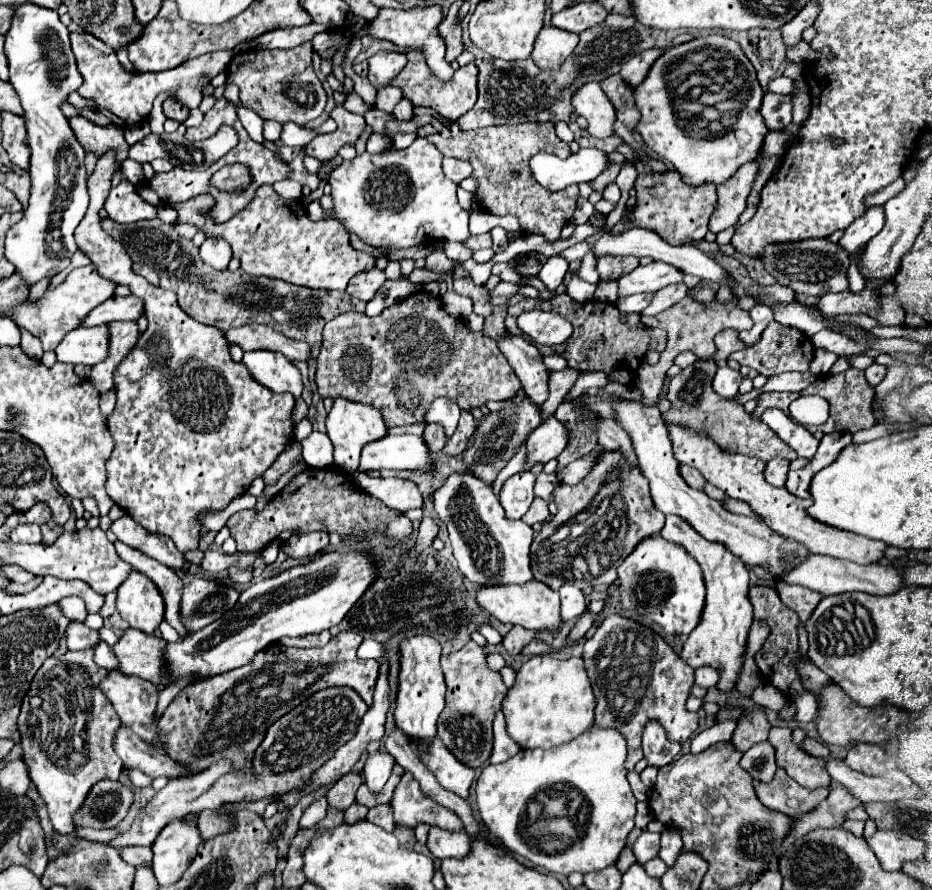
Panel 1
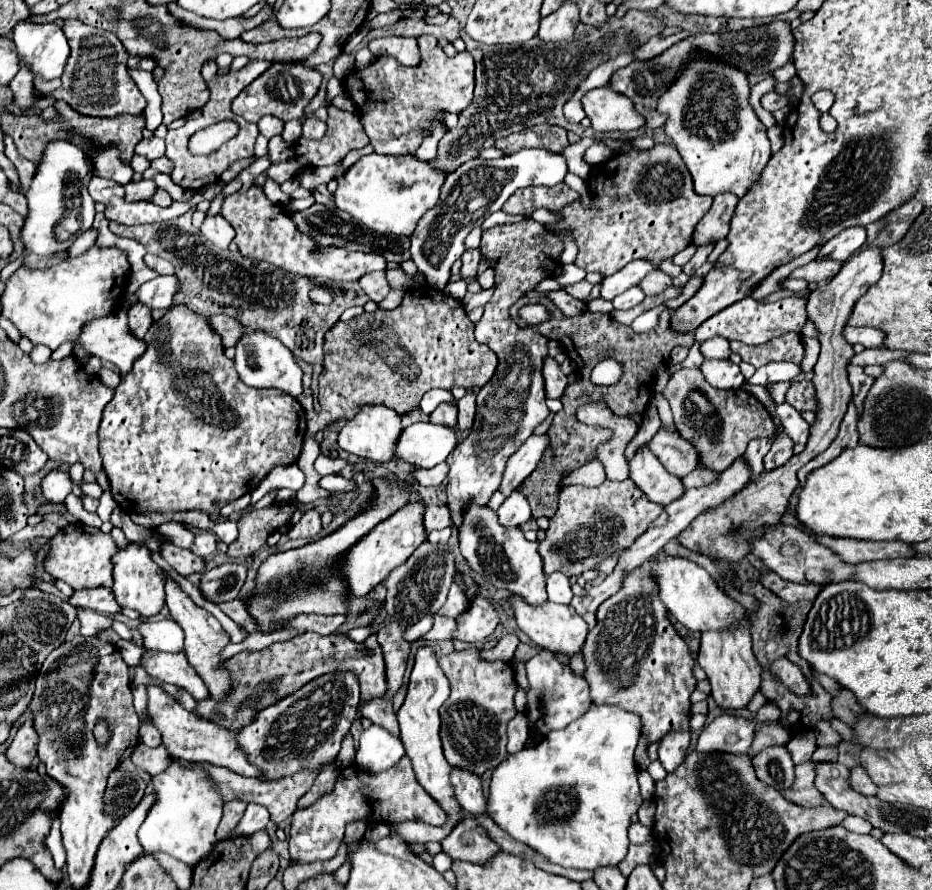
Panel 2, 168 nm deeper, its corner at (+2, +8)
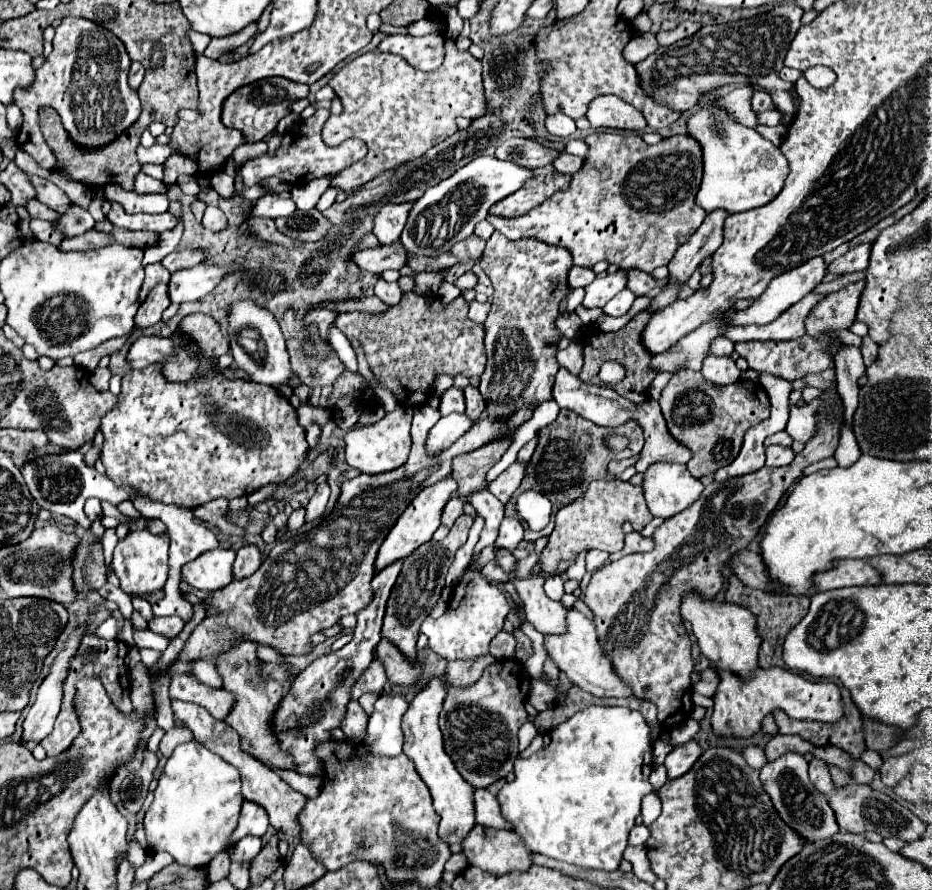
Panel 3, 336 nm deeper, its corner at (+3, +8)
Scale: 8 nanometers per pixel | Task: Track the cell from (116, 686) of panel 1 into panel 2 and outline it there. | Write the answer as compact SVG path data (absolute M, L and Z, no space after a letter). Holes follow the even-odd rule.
M148 686L148 712L152 716L154 726L162 734L162 744L170 750L174 758L182 758L188 762L208 762L214 766L224 766L240 776L264 778L262 770L258 770L258 766L248 762L246 752L238 744L236 732L224 728L222 724L216 724L212 720L206 720L198 714L184 710L170 694L166 694L158 686Z

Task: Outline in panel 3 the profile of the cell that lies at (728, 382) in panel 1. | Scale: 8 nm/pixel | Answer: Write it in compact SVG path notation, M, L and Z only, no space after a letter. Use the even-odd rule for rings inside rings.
M729 356L705 358L701 372L715 386L729 386L733 382L739 382L739 378L741 378L741 372L737 370L735 362Z

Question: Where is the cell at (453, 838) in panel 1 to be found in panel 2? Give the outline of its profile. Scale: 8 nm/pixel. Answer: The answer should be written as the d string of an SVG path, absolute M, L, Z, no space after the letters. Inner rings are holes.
M466 818L464 822L460 822L452 830L450 838L442 840L442 848L454 860L476 862L480 866L484 866L500 852L500 846L488 836L484 826L474 822L474 818Z

